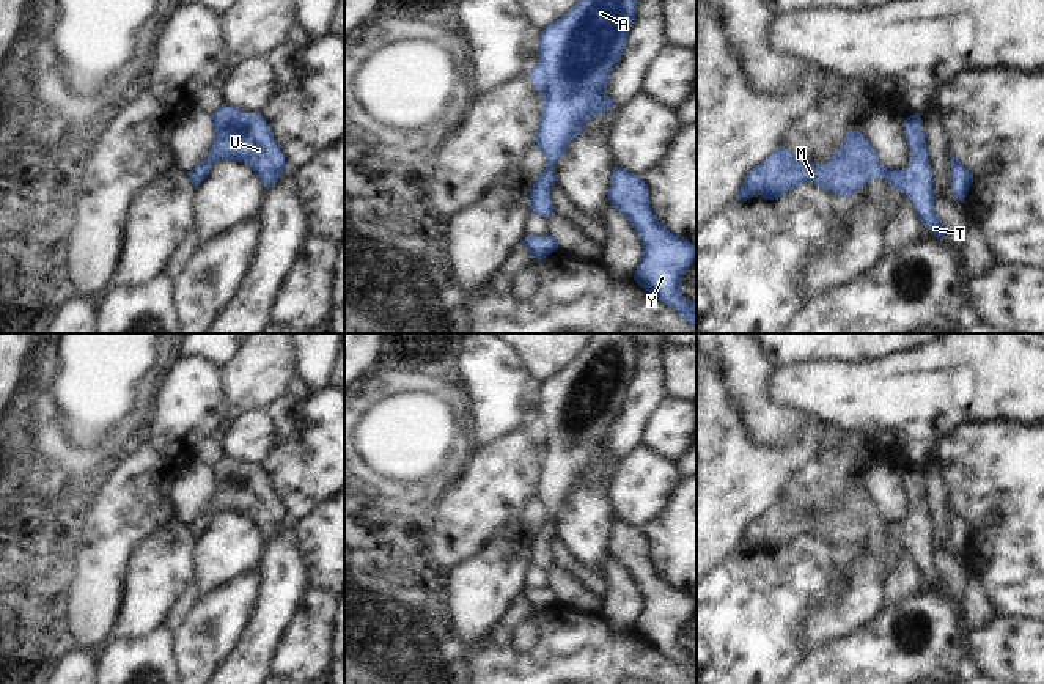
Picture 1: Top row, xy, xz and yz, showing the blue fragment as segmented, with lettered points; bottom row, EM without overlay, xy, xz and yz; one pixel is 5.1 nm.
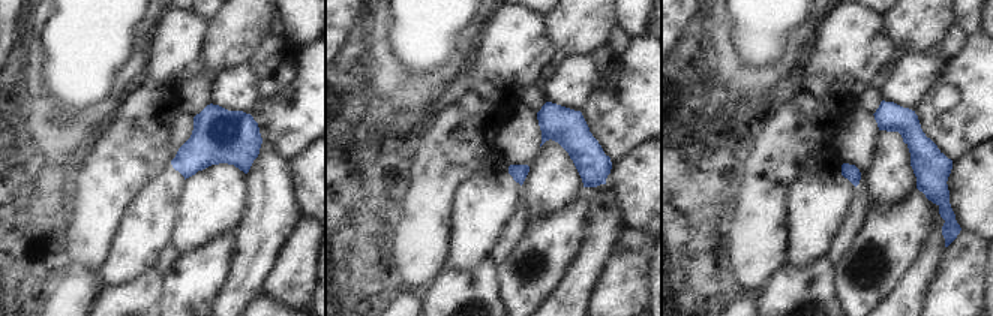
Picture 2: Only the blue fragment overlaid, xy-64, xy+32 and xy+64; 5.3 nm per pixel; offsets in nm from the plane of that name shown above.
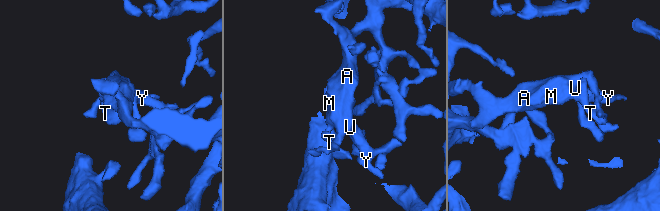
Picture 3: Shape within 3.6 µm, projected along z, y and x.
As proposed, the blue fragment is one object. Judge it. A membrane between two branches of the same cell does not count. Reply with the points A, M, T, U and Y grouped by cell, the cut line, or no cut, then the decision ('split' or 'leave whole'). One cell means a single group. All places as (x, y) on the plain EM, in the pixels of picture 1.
A M T U Y | no cut | leave whole

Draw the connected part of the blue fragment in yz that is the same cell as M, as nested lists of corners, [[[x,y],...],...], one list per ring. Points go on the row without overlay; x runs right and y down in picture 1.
[[[910,467],[902,473],[902,480],[912,506],[909,517],[902,522],[887,522],[866,487],[849,483],[840,502],[821,517],[802,514],[803,506],[788,505],[780,497],[747,525],[736,552],[747,553],[755,547],[761,552],[778,552],[803,535],[813,535],[840,549],[851,549],[869,533],[884,530],[914,557],[928,583],[942,591],[943,577],[934,563],[932,520],[923,472]]]

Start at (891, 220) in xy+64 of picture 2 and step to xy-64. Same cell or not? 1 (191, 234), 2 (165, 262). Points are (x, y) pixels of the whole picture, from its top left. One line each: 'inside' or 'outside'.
1: outside
2: outside

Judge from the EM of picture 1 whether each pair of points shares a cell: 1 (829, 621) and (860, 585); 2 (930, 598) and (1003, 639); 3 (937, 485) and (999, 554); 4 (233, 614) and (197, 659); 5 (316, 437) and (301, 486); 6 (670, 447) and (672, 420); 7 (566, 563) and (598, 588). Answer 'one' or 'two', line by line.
1: one
2: two
3: two
4: one
5: one
6: one
7: one

